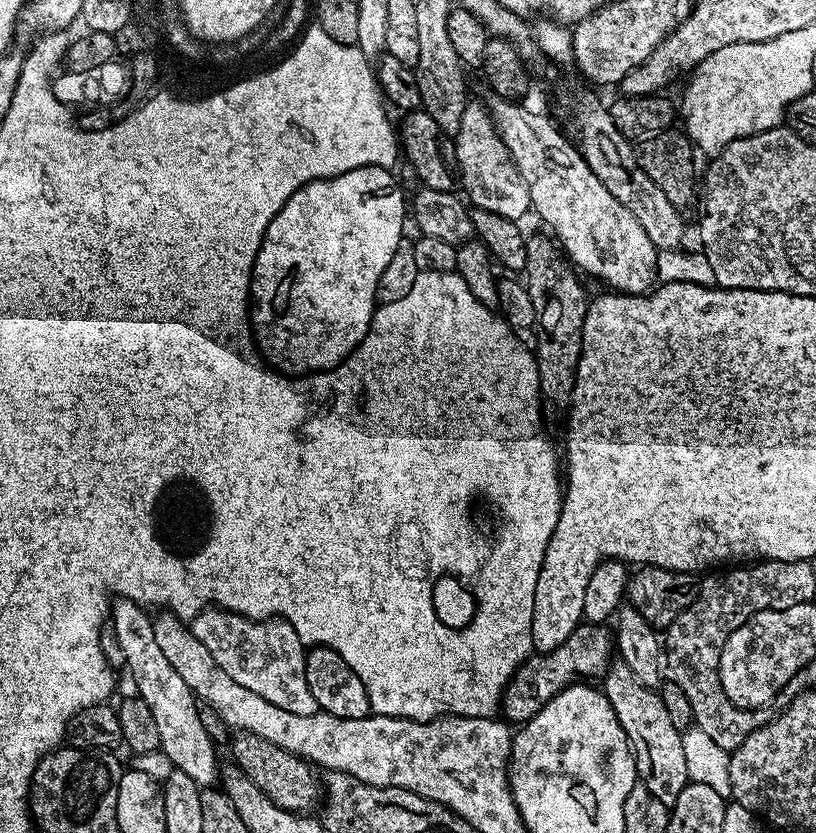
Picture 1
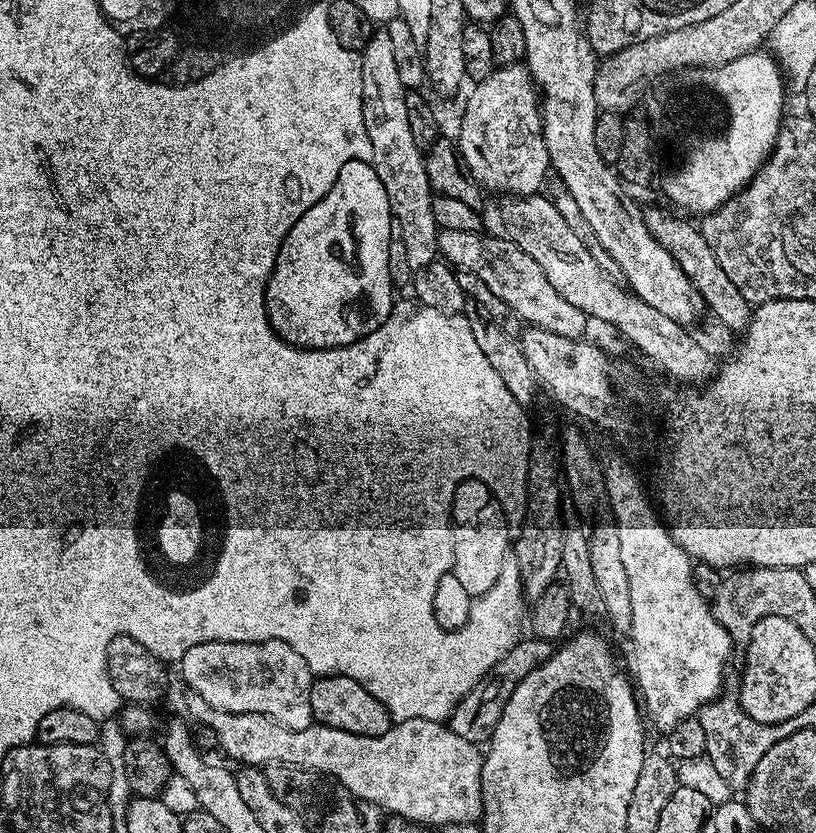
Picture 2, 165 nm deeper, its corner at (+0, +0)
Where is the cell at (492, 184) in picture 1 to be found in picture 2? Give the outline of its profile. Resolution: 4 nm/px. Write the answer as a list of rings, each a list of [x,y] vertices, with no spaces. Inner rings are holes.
[[[523,63],[506,64],[497,67],[490,78],[479,81],[470,100],[460,113],[460,136],[458,147],[464,164],[474,174],[475,180],[487,191],[506,192],[513,197],[537,195],[547,181],[551,164],[549,151],[544,141],[542,100],[532,76]]]

